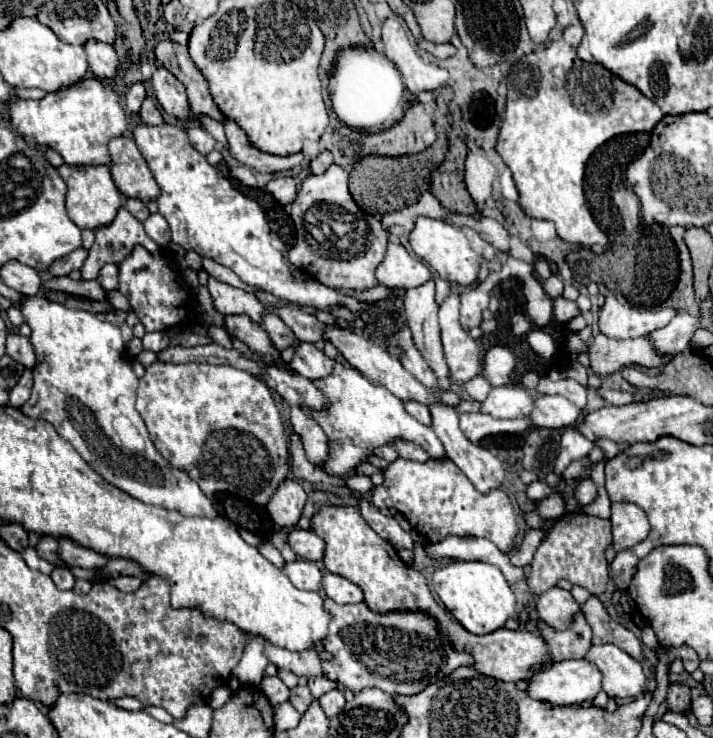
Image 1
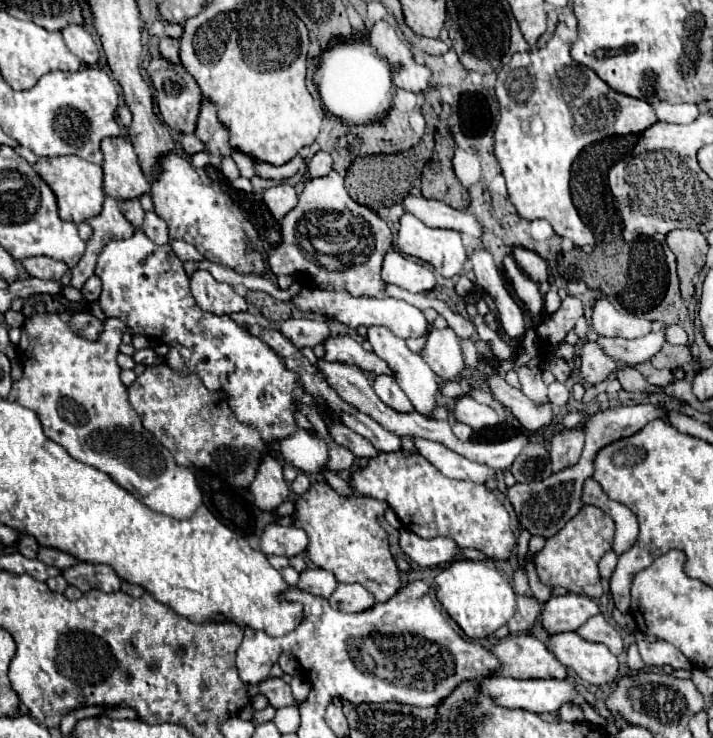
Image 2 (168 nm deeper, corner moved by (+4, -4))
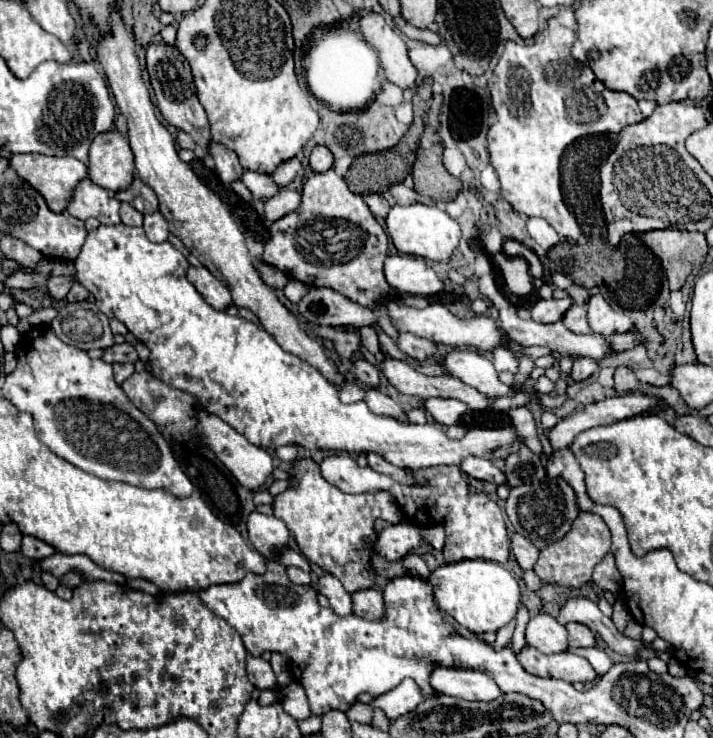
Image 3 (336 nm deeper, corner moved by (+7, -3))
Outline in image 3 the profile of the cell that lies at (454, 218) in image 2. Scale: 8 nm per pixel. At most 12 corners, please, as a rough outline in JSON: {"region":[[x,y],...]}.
{"region":[[404,184],[388,188],[386,198],[394,204],[416,204],[422,198]]}

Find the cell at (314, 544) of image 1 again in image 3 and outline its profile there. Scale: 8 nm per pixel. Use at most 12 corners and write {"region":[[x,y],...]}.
{"region":[[252,512],[248,540],[264,558],[288,546],[276,516]]}

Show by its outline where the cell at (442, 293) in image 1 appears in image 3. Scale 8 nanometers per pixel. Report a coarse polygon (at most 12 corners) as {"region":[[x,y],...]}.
{"region":[[526,406],[510,408],[516,432],[532,452],[542,454],[532,412]]}

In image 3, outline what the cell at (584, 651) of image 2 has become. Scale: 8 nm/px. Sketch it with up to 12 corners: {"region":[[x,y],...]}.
{"region":[[548,614],[532,616],[526,644],[544,654],[570,648],[568,630]]}

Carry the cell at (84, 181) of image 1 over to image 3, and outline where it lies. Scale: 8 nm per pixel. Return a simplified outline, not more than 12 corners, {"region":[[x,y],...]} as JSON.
{"region":[[10,156],[56,214],[88,178],[76,158]]}

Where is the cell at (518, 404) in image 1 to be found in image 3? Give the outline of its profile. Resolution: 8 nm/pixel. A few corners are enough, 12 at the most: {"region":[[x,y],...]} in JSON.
{"region":[[428,398],[424,408],[438,424],[458,424],[470,410],[454,398]]}

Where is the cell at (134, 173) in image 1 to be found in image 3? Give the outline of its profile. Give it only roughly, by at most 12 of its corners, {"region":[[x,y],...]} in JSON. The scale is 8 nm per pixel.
{"region":[[110,130],[90,146],[88,178],[110,192],[132,184],[134,156]]}

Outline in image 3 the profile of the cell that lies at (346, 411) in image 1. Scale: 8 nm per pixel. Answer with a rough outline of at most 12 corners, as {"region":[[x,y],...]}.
{"region":[[466,456],[460,472],[468,478],[502,484],[504,472],[494,462]]}

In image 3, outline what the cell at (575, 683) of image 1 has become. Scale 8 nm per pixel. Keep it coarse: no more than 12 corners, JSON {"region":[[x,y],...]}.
{"region":[[436,668],[438,694],[492,702],[504,694],[488,674]]}

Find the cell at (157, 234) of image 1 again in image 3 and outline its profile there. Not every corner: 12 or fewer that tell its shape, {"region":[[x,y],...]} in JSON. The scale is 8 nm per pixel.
{"region":[[160,212],[144,216],[144,232],[152,242],[166,242],[168,222]]}

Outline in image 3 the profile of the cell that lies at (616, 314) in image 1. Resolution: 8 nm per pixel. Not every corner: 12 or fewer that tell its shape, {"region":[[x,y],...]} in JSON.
{"region":[[600,294],[588,304],[592,332],[626,334],[634,322]]}

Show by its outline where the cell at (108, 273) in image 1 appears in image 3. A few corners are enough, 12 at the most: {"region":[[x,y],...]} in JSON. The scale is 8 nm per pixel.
{"region":[[76,282],[68,292],[68,302],[88,298],[88,290]]}

